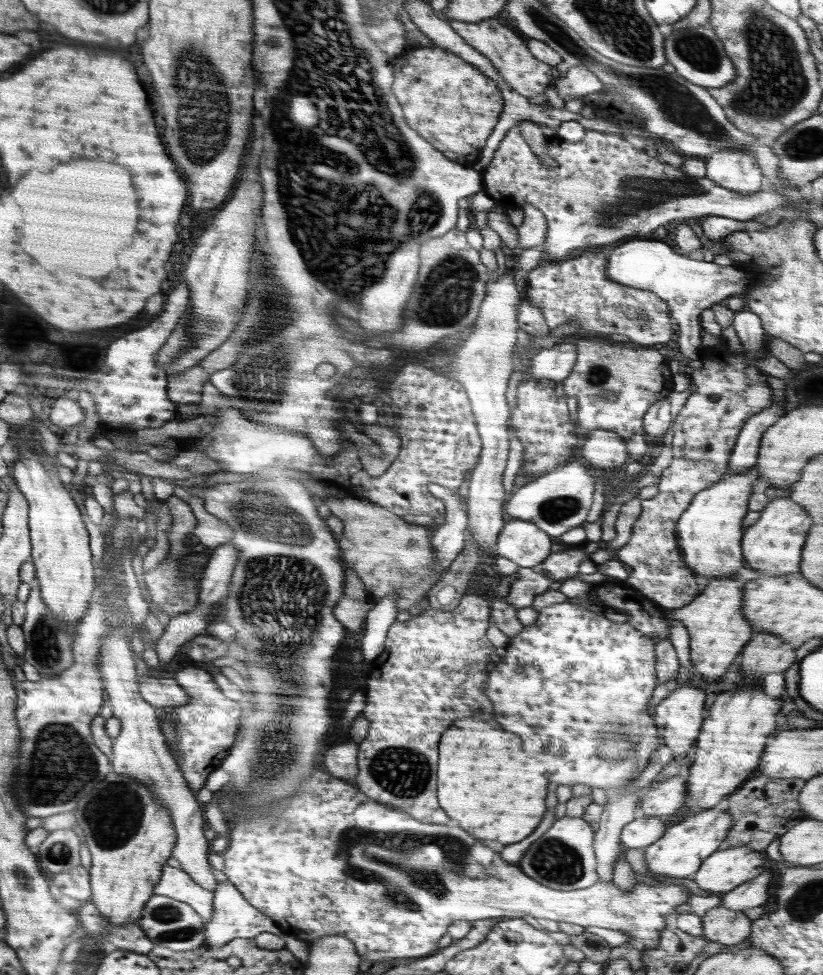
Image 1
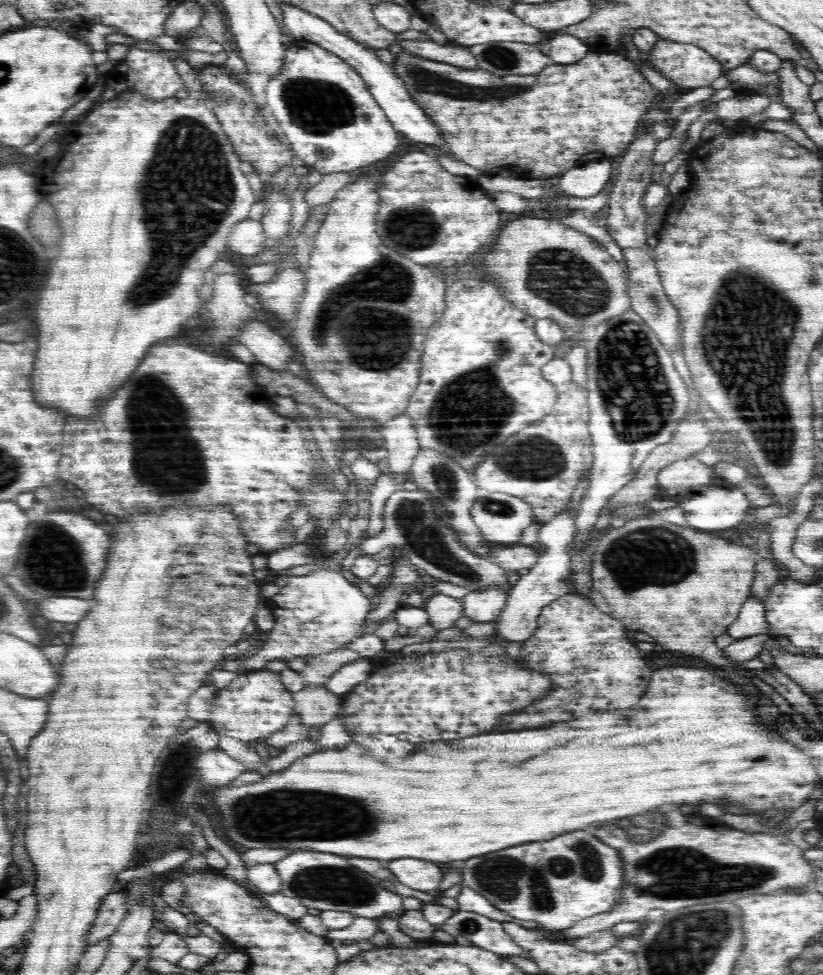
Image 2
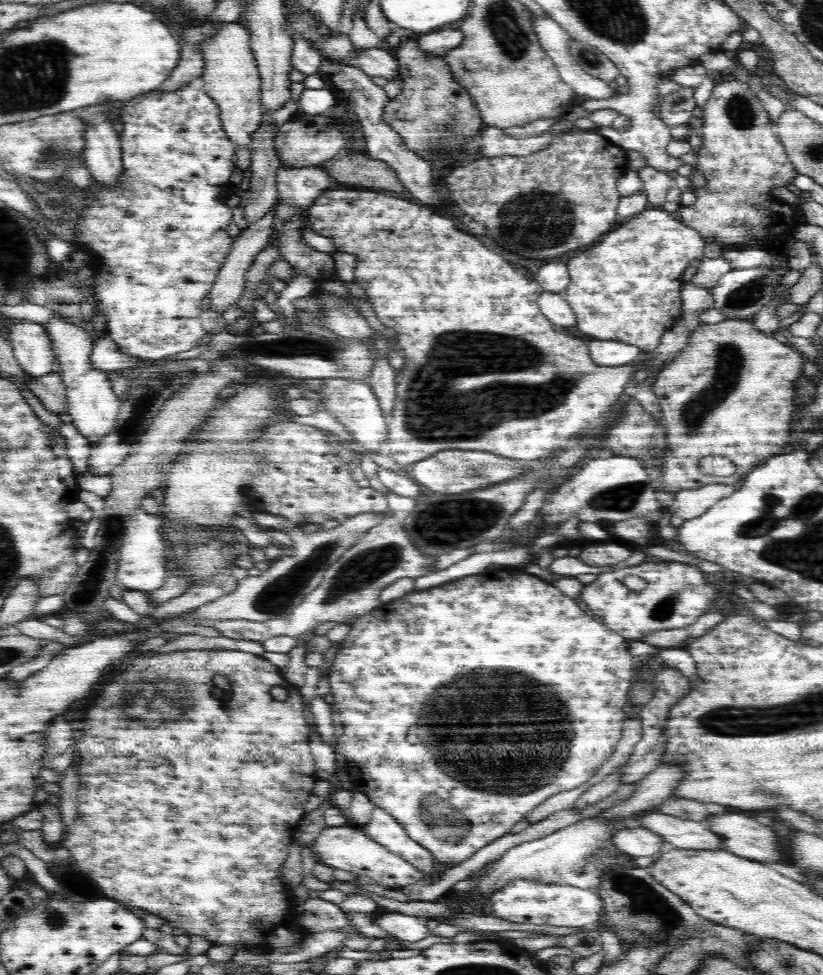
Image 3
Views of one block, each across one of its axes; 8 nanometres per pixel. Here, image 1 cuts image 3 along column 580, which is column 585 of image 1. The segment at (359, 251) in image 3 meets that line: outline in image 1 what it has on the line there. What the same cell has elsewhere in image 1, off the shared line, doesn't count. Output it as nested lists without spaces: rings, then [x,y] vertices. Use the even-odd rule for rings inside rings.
[[[578,340],[577,359],[572,372],[559,384],[560,393],[574,397],[577,401],[576,418],[579,432],[604,429],[619,434],[628,440],[634,434],[645,434],[643,416],[659,400],[673,394],[674,381],[669,369],[668,358],[651,347],[632,348],[622,344],[601,344],[593,340]]]

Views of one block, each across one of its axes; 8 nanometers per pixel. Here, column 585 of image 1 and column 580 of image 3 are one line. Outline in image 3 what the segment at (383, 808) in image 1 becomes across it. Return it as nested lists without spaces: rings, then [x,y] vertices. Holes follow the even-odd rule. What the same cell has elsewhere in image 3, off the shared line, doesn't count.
[[[514,880],[490,896],[487,911],[510,922],[548,924],[548,926],[582,927],[597,924],[604,910],[604,901],[593,889],[582,889],[569,884],[542,884],[533,880]]]

